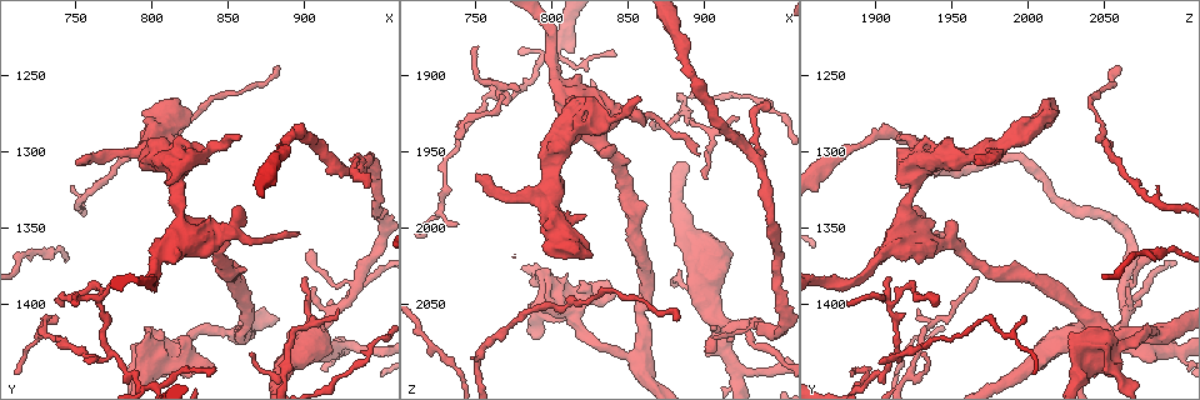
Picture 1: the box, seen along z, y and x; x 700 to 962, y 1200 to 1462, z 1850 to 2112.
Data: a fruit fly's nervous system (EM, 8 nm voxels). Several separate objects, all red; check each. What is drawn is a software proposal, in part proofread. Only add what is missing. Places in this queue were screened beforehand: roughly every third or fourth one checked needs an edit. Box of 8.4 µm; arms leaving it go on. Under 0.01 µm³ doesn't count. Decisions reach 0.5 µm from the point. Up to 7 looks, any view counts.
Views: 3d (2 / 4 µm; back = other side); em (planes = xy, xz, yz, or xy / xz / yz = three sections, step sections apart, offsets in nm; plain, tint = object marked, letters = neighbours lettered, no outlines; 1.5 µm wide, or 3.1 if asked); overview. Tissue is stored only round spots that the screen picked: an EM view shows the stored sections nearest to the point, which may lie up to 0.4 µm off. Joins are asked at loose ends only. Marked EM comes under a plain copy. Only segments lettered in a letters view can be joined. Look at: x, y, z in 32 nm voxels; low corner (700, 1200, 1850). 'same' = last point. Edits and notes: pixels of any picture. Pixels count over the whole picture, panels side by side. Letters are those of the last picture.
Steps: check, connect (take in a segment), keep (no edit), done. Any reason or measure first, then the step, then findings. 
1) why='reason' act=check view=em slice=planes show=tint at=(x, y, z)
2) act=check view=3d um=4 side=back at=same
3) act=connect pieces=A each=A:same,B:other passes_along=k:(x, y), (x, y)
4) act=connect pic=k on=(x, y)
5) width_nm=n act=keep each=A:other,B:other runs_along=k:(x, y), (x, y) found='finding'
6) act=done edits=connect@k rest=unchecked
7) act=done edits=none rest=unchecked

why='an open end' act=check view=3d um=4 at=(750, 1308, 1966)

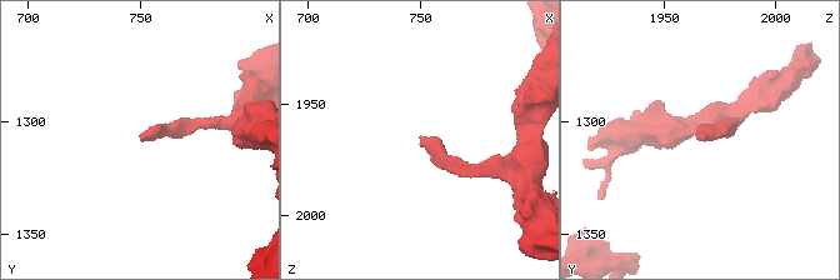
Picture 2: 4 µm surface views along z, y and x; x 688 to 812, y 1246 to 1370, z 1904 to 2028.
why='shape alone is not enough' act=check view=em slice=xz step=4 show=letters at=(751, 1308, 1965)

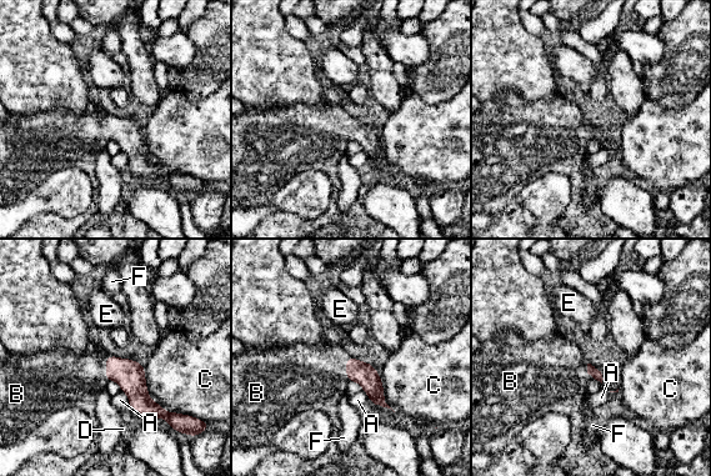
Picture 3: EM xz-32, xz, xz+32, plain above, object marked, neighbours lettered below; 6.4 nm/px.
act=connect pieces=B each=A:other,B:same,C:other,D:other,E:other,F:other passes_along=3:(130, 375), (106, 367), (70, 380) found='the neuron continues'

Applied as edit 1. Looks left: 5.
why='an open end' act=check view=em slice=xy step=4 show=tint at=(796, 1416, 2042)

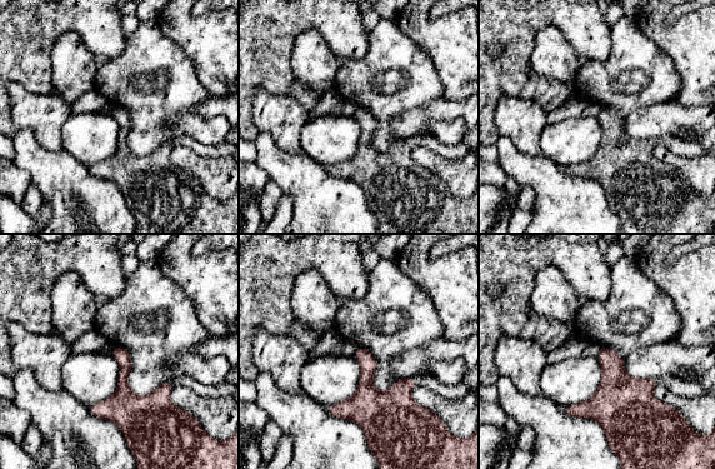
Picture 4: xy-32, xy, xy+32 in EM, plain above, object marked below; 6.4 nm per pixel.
why='see the neighbours' act=check view=em slice=xy step=4 show=letters at=same

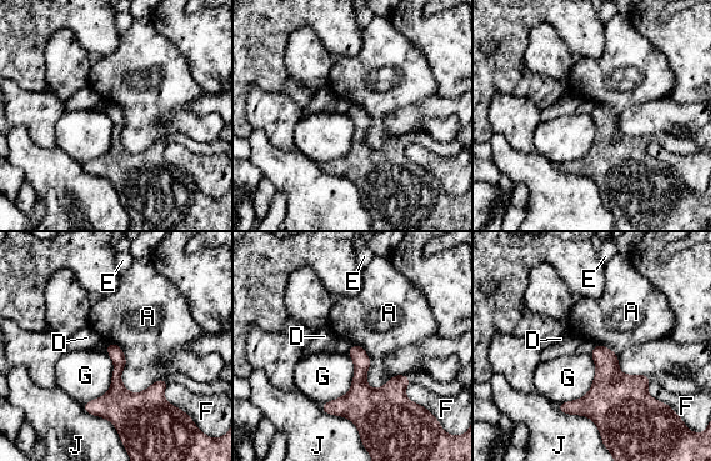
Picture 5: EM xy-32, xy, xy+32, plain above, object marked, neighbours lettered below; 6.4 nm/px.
act=keep each=A:other,D:other,E:other,F:other,G:other,J:other found='no lettered segment goes on from it'

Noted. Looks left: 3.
why='thin end' act=check view=em slice=xz step=4 show=tint at=(842, 1442, 1886)

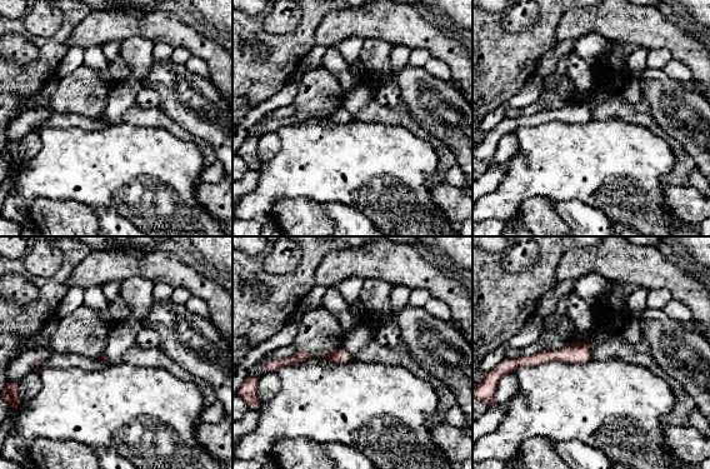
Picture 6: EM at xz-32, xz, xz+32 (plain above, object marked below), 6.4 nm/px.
why='another direction' act=check view=em slice=yz step=8 show=letters at=same

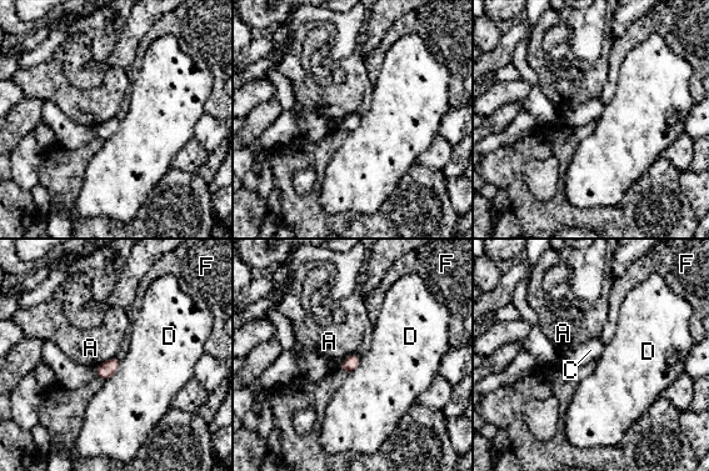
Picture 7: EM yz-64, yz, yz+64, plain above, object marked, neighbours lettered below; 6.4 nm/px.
longest_contact=D:190nm act=keep each=A:other,C:other,D:other,F:other border=7:(353, 354), (336, 366) found='no lettered segment goes on from it'

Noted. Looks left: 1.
act=done edits=connect@3 rest=unchecked

